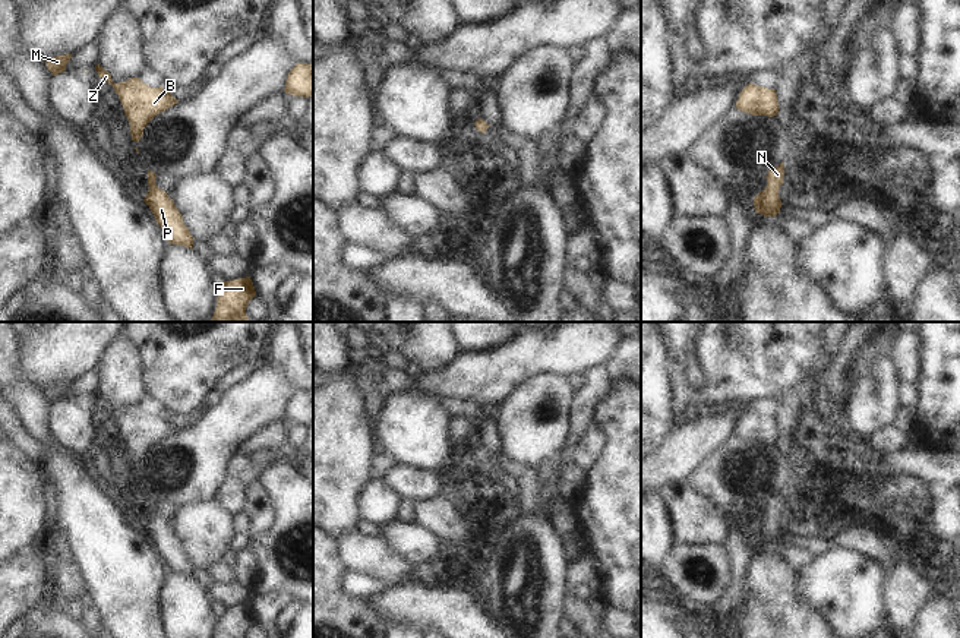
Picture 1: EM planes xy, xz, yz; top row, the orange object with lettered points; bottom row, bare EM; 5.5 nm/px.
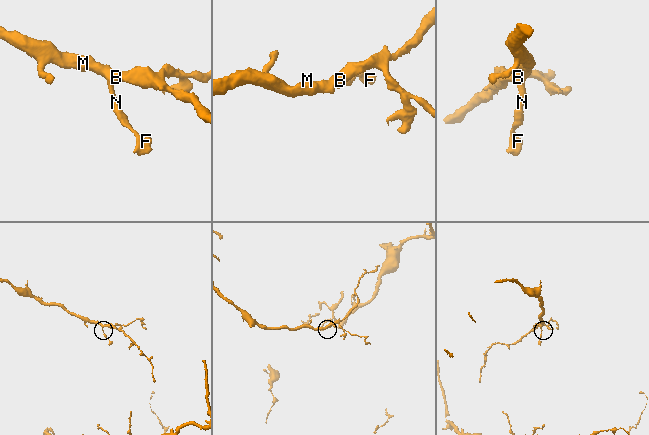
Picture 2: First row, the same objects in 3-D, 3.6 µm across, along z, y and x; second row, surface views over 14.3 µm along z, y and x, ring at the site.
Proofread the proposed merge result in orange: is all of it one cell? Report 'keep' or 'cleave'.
keep

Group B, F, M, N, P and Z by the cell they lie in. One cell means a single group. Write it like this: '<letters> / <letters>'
B F M N P Z

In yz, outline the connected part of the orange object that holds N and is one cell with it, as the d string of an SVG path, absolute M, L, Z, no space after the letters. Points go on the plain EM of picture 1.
M783 490L767 500L767 515L754 525L755 540L764 544L776 544L780 541L781 528L779 524L783 512L784 493Z

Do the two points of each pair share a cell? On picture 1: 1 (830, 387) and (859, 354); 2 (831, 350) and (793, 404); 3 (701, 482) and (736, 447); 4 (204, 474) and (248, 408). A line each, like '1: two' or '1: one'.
1: one
2: one
3: one
4: one

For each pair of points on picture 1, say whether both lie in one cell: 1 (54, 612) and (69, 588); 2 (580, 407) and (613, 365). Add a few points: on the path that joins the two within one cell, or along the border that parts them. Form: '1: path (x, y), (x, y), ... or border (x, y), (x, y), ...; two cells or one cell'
1: border (57, 594), (63, 600); two cells
2: border (605, 365), (612, 379); two cells

